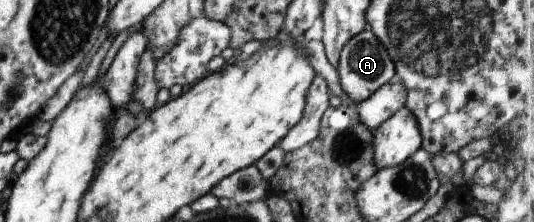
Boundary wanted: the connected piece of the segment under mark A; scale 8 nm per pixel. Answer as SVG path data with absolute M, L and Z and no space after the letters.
M368 28L354 35L343 46L337 71L340 85L352 103L367 100L384 84L396 79L395 66L390 54L386 52L386 47L380 44L380 39L376 38Z

